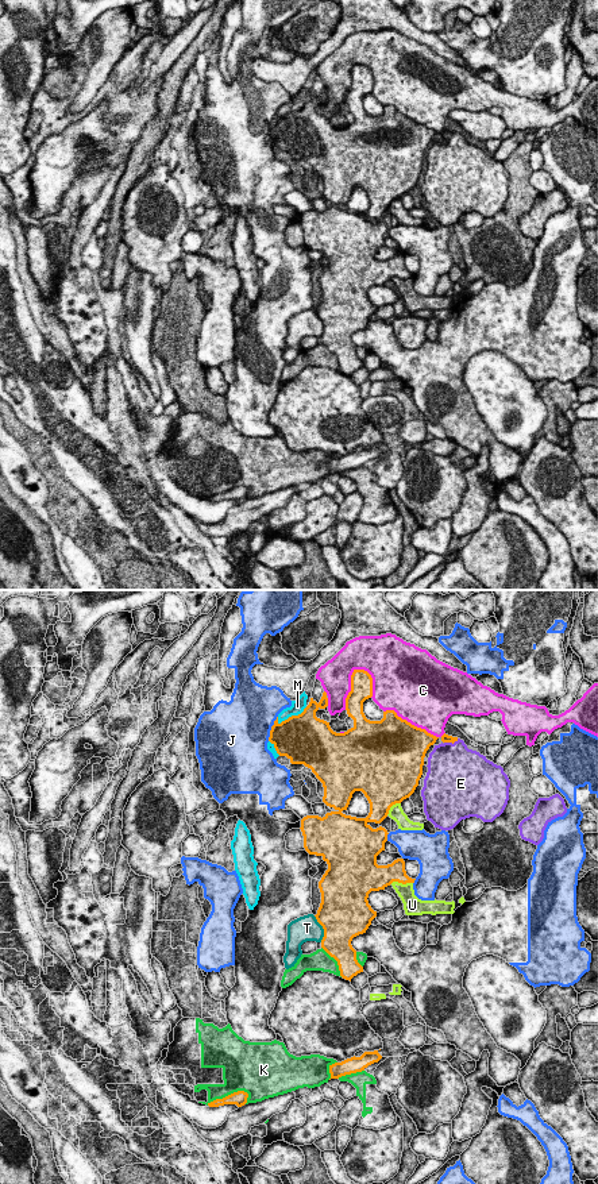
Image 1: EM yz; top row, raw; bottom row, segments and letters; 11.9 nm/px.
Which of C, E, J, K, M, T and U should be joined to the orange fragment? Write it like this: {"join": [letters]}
{"join": ["E"]}

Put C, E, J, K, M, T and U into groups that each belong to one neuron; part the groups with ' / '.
C / E / J / K U / M / T

